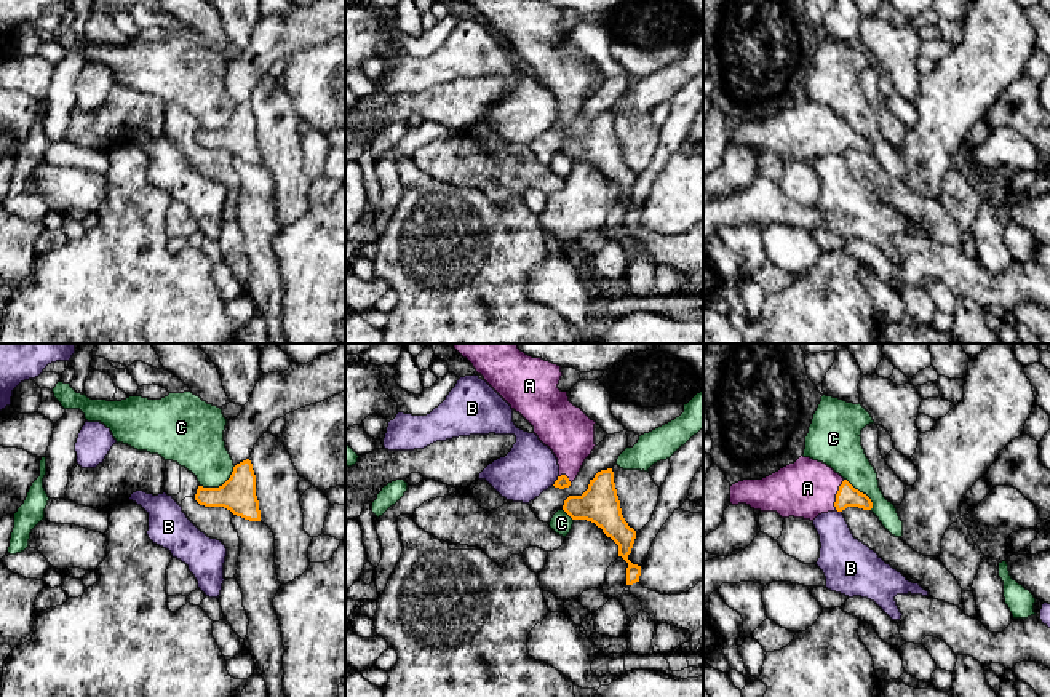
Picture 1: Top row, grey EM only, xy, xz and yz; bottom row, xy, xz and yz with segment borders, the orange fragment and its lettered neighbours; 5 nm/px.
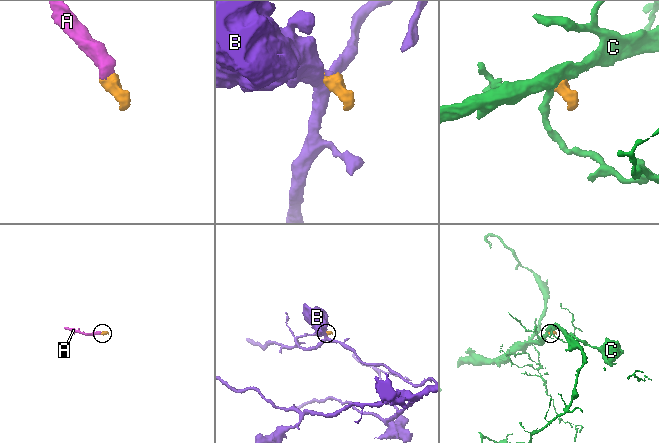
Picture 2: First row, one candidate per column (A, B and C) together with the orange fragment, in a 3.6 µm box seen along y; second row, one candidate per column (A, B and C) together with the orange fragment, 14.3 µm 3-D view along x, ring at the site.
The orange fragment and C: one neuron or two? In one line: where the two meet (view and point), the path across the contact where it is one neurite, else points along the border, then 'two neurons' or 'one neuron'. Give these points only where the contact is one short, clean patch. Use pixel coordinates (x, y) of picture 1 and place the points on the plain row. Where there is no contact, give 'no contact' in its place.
meets orange in xy at (219, 128); border along xy (235, 107), (221, 127), (200, 128); two neurons

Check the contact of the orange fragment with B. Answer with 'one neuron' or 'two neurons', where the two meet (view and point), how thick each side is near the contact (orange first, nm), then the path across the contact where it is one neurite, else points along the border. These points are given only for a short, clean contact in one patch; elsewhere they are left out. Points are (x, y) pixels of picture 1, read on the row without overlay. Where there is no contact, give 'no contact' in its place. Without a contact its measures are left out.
two neurons; meets orange in xz at (556, 122); 70 nm thick on the orange side, 260 nm on the other; border along xz (558, 117), (552, 127)

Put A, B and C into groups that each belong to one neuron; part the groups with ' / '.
A / B / C

